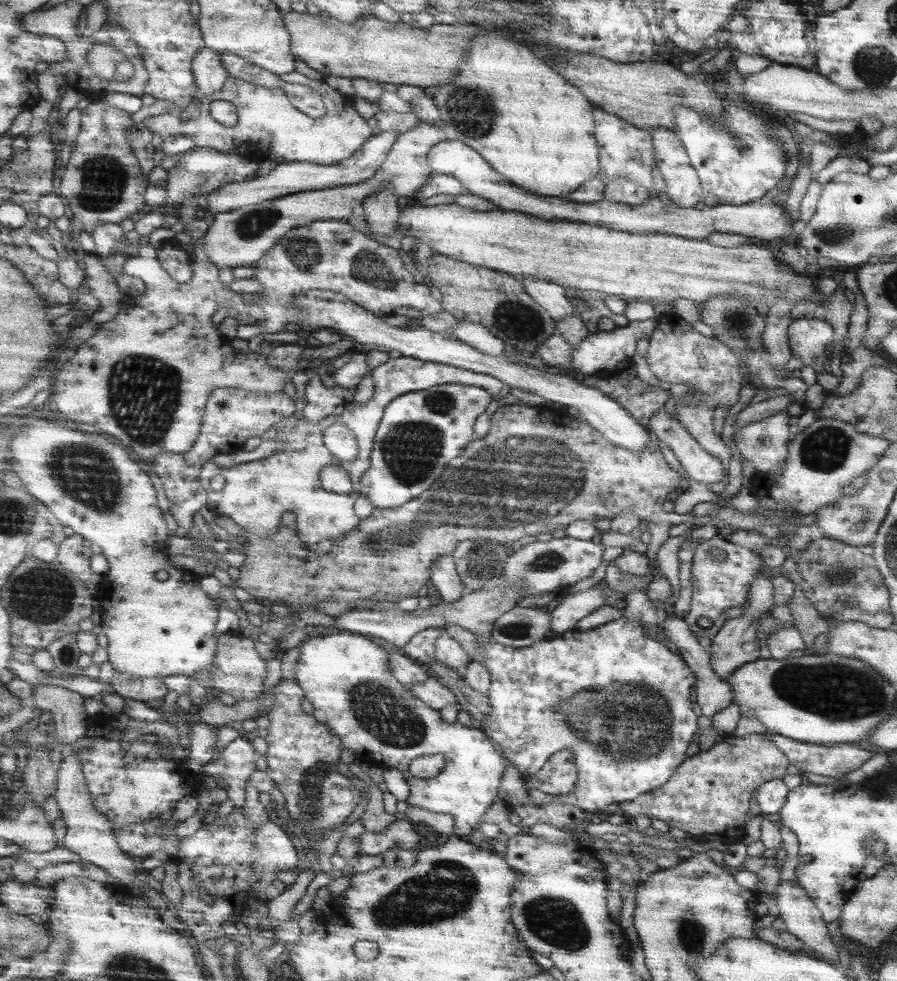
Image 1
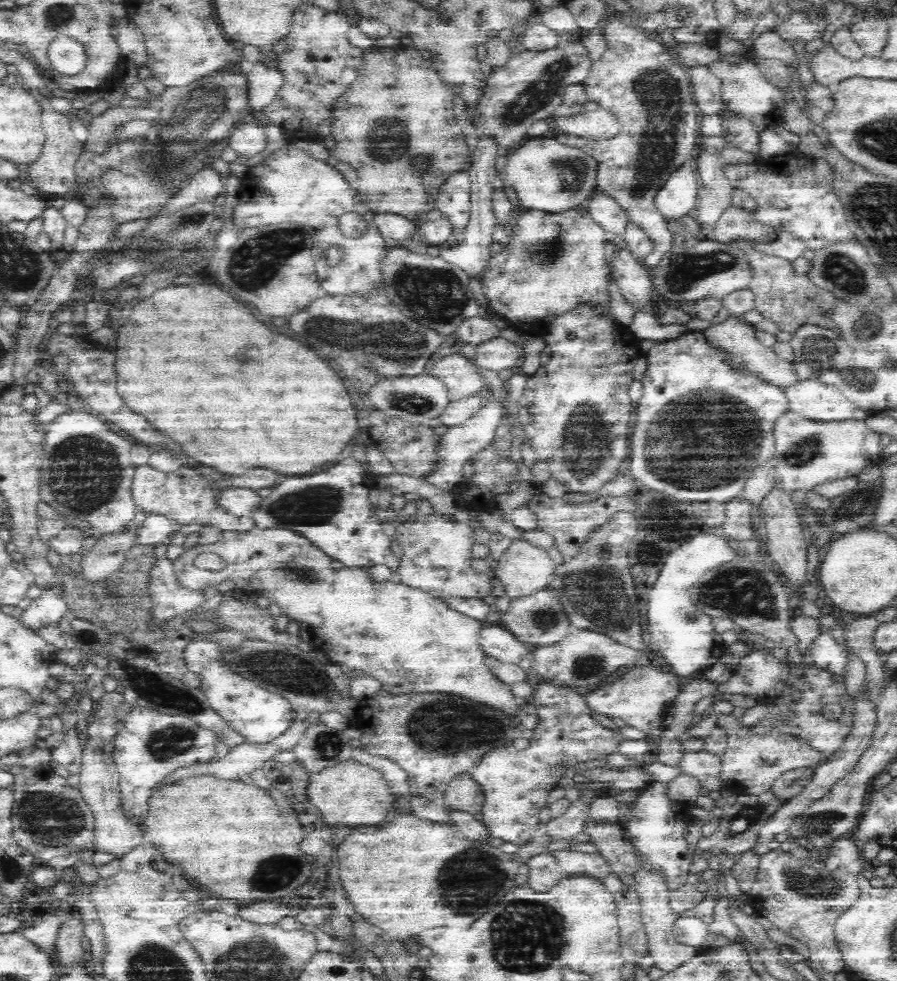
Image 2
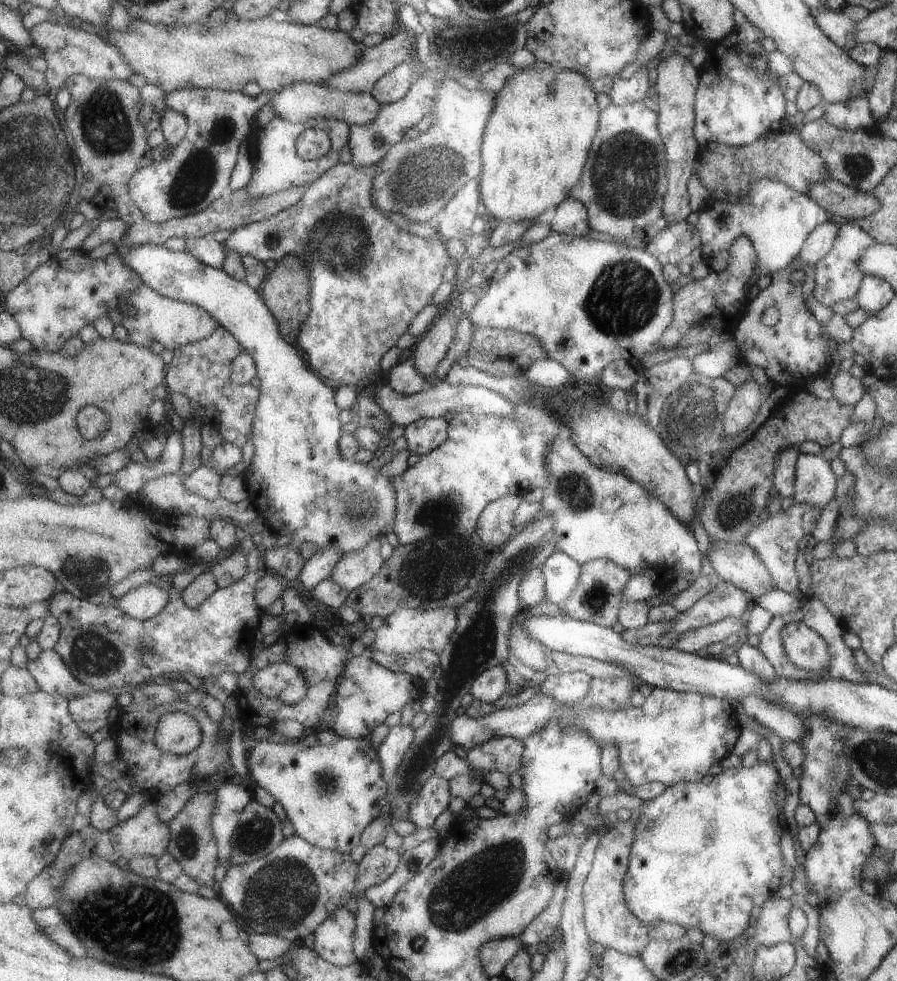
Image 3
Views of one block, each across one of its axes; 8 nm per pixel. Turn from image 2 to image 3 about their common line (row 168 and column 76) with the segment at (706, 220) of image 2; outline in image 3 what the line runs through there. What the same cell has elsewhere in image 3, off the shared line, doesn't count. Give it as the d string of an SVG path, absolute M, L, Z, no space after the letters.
M93 692L81 698L75 698L69 706L73 720L79 724L79 728L91 736L97 730L101 730L105 724L109 724L109 712L117 708L117 692Z

